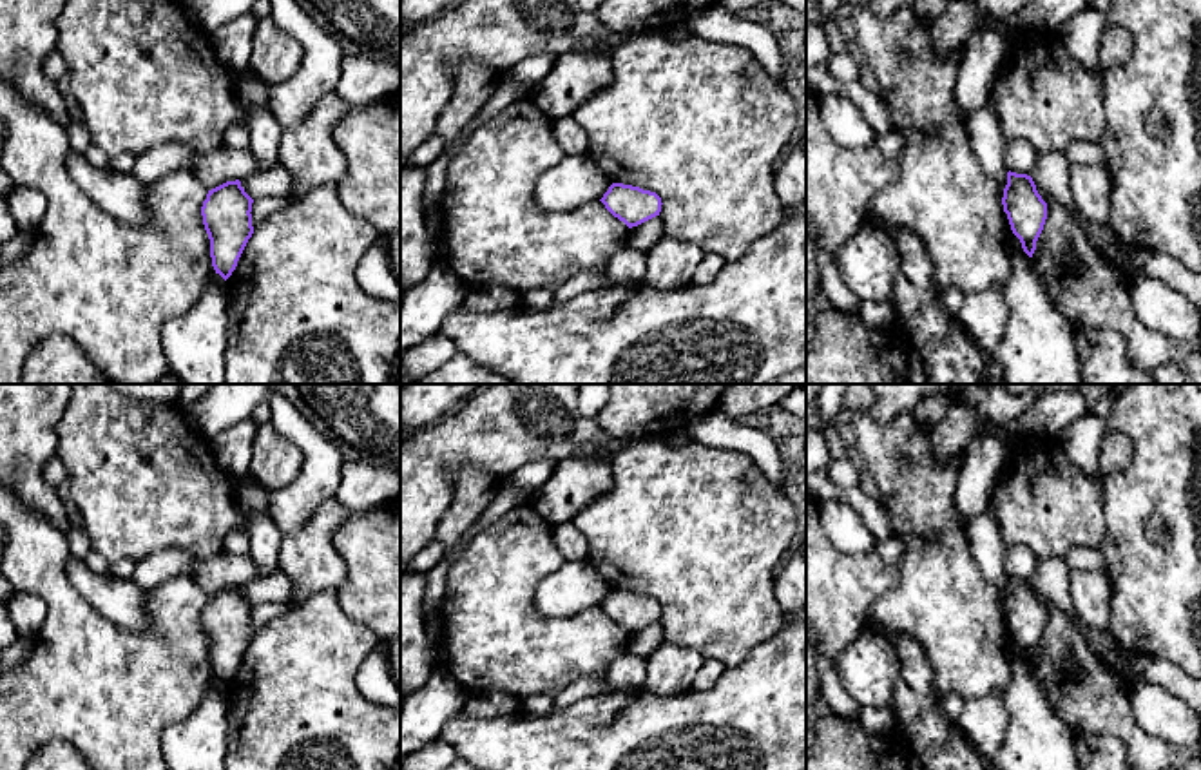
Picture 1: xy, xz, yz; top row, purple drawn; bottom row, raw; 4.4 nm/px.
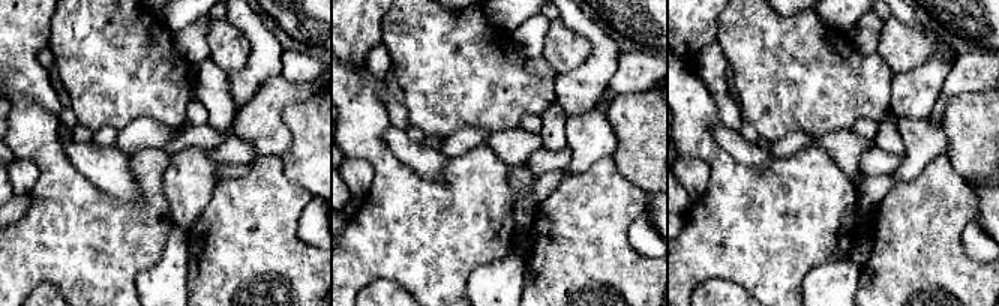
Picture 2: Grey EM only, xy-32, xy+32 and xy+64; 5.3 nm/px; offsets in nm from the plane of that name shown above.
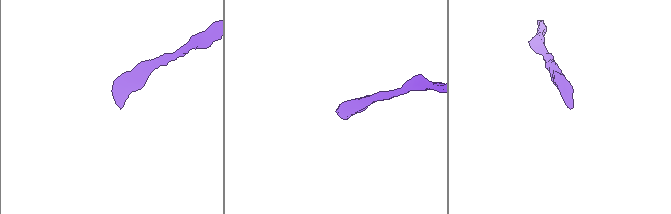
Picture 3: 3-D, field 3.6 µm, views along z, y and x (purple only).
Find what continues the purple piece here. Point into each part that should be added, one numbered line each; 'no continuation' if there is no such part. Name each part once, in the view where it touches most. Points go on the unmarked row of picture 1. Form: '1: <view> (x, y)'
no continuation

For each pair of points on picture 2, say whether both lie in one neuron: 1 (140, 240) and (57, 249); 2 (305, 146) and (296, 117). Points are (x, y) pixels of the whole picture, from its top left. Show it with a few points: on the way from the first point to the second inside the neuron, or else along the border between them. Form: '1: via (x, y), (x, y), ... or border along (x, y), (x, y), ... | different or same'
1: via (119, 240), (78, 242) | same
2: via (305, 138), (303, 125) | same

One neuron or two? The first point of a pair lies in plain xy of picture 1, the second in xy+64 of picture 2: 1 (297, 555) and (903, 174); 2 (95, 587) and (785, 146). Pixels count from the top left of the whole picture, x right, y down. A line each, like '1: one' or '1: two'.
1: one
2: two

